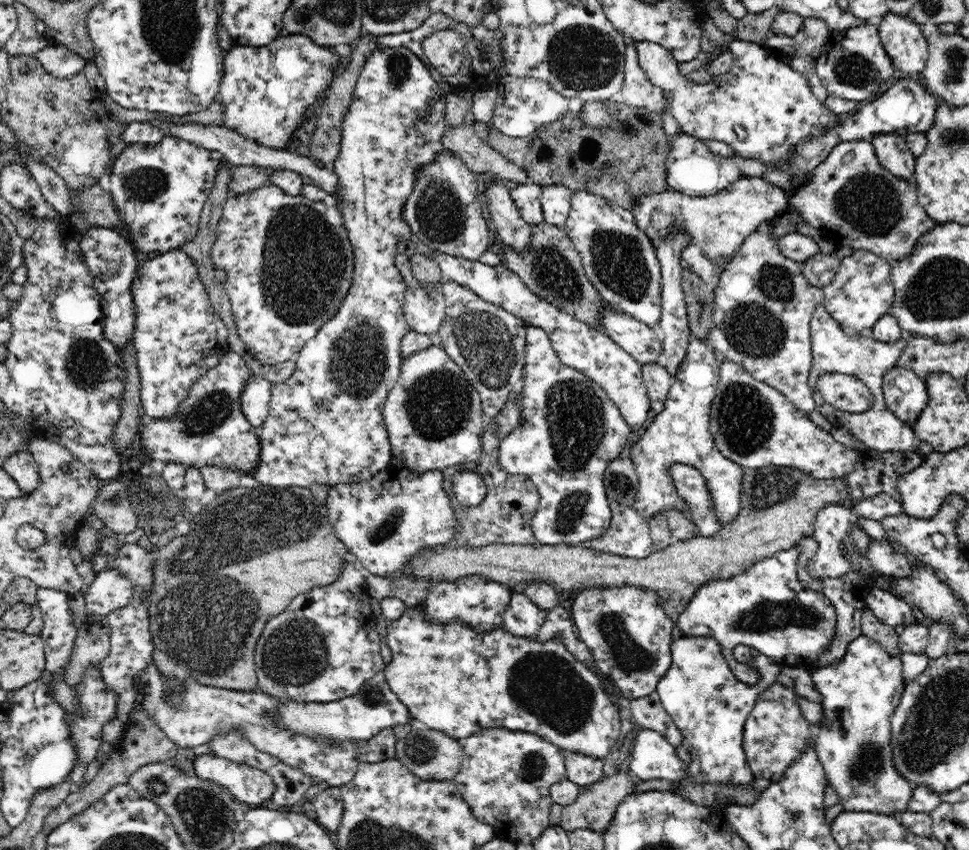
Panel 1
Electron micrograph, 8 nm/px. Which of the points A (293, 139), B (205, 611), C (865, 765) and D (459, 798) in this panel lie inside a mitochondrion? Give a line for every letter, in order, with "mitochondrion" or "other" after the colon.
A: other
B: mitochondrion
C: mitochondrion
D: other

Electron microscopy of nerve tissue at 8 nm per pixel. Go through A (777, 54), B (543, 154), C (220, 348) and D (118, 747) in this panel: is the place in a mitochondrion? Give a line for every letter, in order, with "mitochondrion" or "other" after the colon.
A: other
B: mitochondrion
C: other
D: other

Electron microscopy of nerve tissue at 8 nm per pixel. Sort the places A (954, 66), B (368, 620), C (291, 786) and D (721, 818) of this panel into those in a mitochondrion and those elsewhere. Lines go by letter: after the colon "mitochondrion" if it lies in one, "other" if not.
A: mitochondrion
B: other
C: other
D: other

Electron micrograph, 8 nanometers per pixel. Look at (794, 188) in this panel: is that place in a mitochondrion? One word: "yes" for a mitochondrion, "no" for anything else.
no

